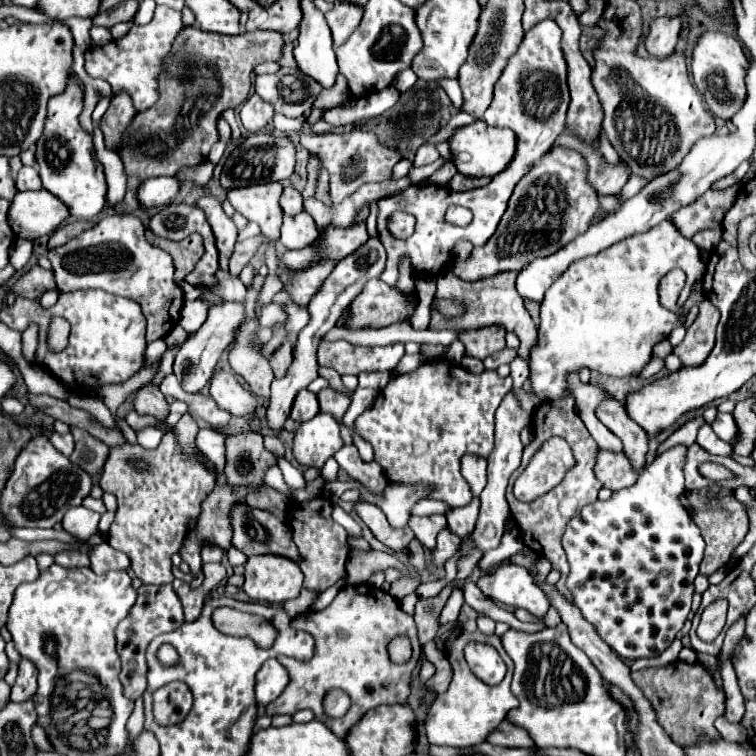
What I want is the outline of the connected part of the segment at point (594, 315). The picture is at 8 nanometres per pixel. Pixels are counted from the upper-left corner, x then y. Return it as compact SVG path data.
M670 219L662 221L654 229L628 237L618 245L598 253L598 257L586 257L570 265L566 273L546 291L544 301L540 303L540 325L538 325L538 339L530 349L530 383L532 393L542 401L556 401L564 399L566 393L572 393L568 385L568 375L578 373L582 367L590 371L598 371L602 375L612 377L630 377L638 375L644 365L652 357L652 347L666 339L670 331L685 323L687 313L679 316L660 305L658 283L670 269L682 269L686 273L686 285L678 297L678 305L682 305L692 289L692 283L704 275L704 261L700 259L698 247L692 241L686 241L678 235L678 229L670 225Z

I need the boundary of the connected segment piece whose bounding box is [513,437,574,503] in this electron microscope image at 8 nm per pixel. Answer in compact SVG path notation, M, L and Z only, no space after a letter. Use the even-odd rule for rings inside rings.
M552 437L540 447L526 471L516 480L513 487L515 497L528 503L538 499L542 493L554 489L572 465L574 457L566 441L562 441L560 437Z

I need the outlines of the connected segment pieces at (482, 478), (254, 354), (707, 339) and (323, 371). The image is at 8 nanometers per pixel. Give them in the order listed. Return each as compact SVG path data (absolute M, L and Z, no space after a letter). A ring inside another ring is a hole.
M468 453L460 459L462 477L468 481L474 495L480 495L482 489L486 487L486 465L488 465L488 461L480 455L470 455Z
M256 317L246 319L234 331L232 349L228 355L228 365L232 367L232 371L244 377L252 393L264 401L268 401L270 397L270 383L274 379L274 373L268 359L262 357L258 349L270 341L270 335L270 329L260 327Z
M704 299L698 305L698 317L690 325L684 341L674 349L674 353L682 359L684 365L696 367L706 361L706 357L714 347L714 333L718 319L720 319L718 309L708 299Z
M320 367L320 369L318 369L318 375L320 375L320 377L324 377L332 389L336 389L336 391L346 391L346 389L344 389L344 385L342 385L342 381L340 381L340 375L338 375L334 369Z

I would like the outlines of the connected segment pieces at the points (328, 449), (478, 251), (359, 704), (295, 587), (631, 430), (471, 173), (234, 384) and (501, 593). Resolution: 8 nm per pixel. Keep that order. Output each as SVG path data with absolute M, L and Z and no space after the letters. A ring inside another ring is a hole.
M316 413L310 421L300 423L294 435L296 459L316 469L320 469L342 445L340 423L330 413Z
M556 147L546 153L536 169L530 171L532 175L526 177L526 183L516 185L494 237L490 237L486 245L474 247L466 261L454 261L450 267L452 273L464 281L478 281L502 269L520 271L530 261L548 257L582 235L600 209L598 195L594 195L594 189L586 183L586 169L586 161L572 149Z
M372 583L346 585L326 609L314 613L308 611L296 619L300 619L300 629L308 631L316 641L314 657L306 663L298 663L296 659L286 655L278 657L278 661L282 661L286 669L290 669L290 685L276 701L266 705L268 715L294 715L296 711L312 709L318 721L330 725L334 733L344 737L370 709L376 709L380 705L406 703L410 695L410 677L422 655L422 645L416 639L414 617L402 611L398 599L374 587ZM398 633L408 635L414 649L412 659L404 665L392 663L386 653L388 641ZM332 689L342 689L352 701L348 713L340 719L332 719L324 713L322 703L326 693Z
M254 555L246 561L246 581L242 589L252 601L282 605L300 595L302 581L304 575L300 567L288 557Z
M616 399L604 401L598 407L596 415L614 435L618 435L622 439L624 453L630 457L630 461L634 461L634 467L638 471L642 471L644 457L646 457L646 451L648 451L648 439L646 439L646 433L642 431L642 427L636 425L628 417L622 403L616 401Z
M476 121L472 125L460 127L450 137L450 149L452 149L452 161L456 163L460 173L466 173L468 177L494 177L502 173L514 159L516 135L510 129L498 129L486 125L484 121Z
M216 373L212 377L210 395L214 397L216 405L228 411L232 417L246 417L252 415L258 407L258 399L238 383L236 375L232 373Z
M502 563L494 571L484 573L476 585L492 601L526 609L538 619L542 619L550 609L546 595L534 585L530 573L522 565Z

